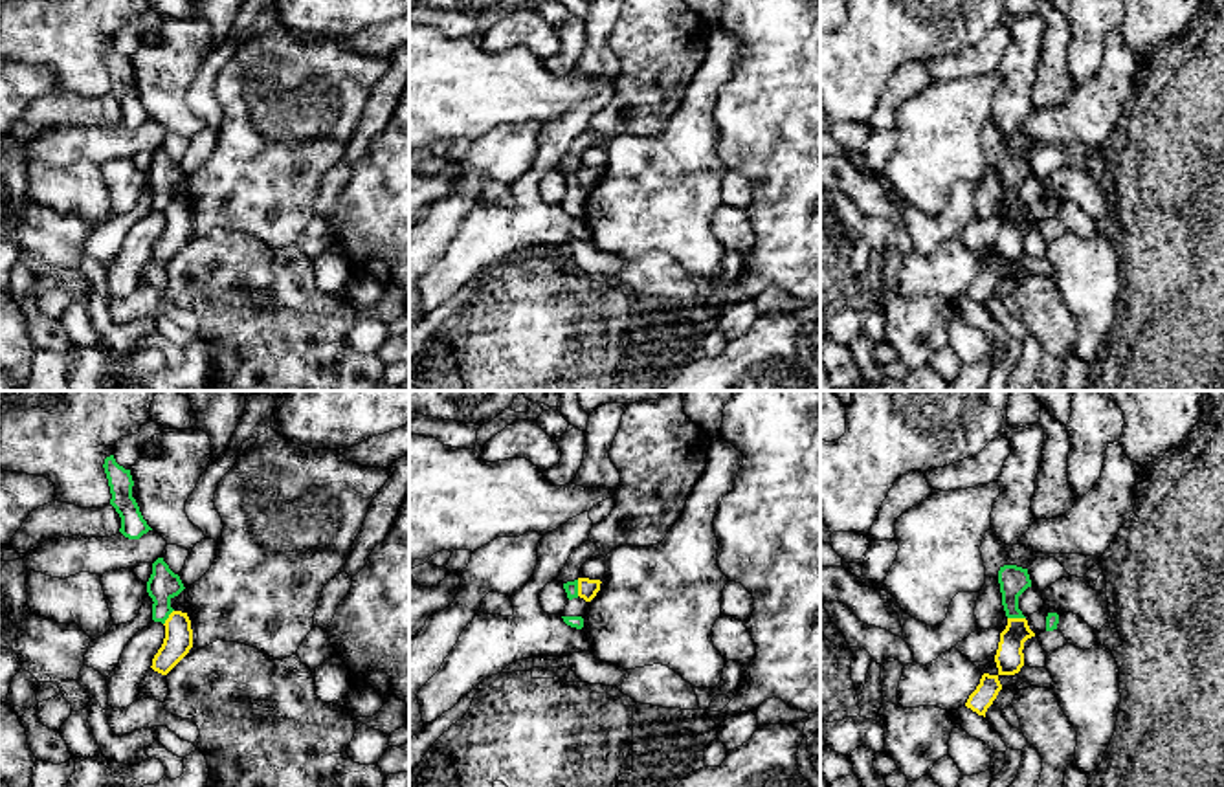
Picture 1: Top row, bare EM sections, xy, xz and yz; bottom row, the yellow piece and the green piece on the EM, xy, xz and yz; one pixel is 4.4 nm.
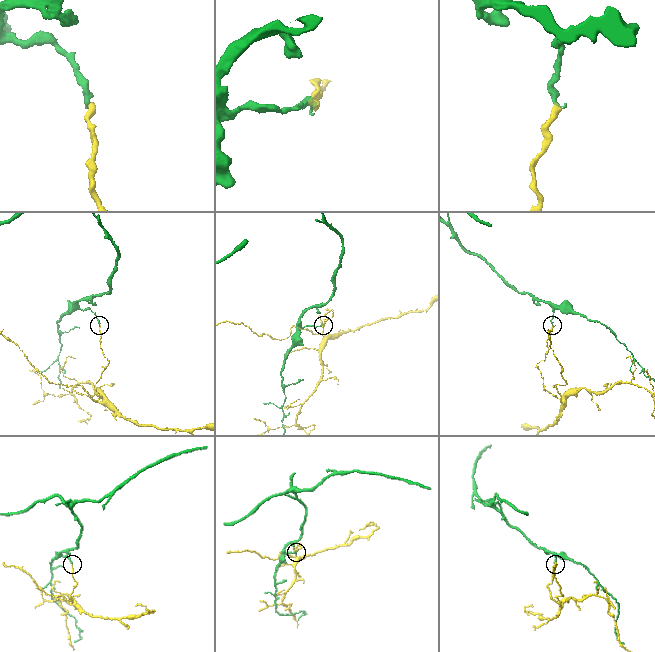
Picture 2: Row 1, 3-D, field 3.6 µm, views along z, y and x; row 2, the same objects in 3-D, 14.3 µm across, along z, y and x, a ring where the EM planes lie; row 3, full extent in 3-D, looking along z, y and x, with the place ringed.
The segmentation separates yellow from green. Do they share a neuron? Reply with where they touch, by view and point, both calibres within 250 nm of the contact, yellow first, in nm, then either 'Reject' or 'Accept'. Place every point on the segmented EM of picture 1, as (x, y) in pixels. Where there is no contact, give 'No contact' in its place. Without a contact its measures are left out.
Touches yellow at yz (1017, 619). Thickness 120 nm (yellow) against 130 nm. Reject

